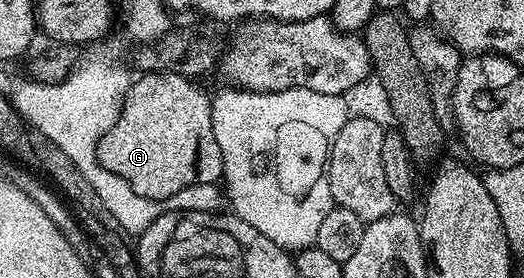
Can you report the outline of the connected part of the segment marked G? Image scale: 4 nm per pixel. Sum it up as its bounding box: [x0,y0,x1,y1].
[97,72,223,200]

